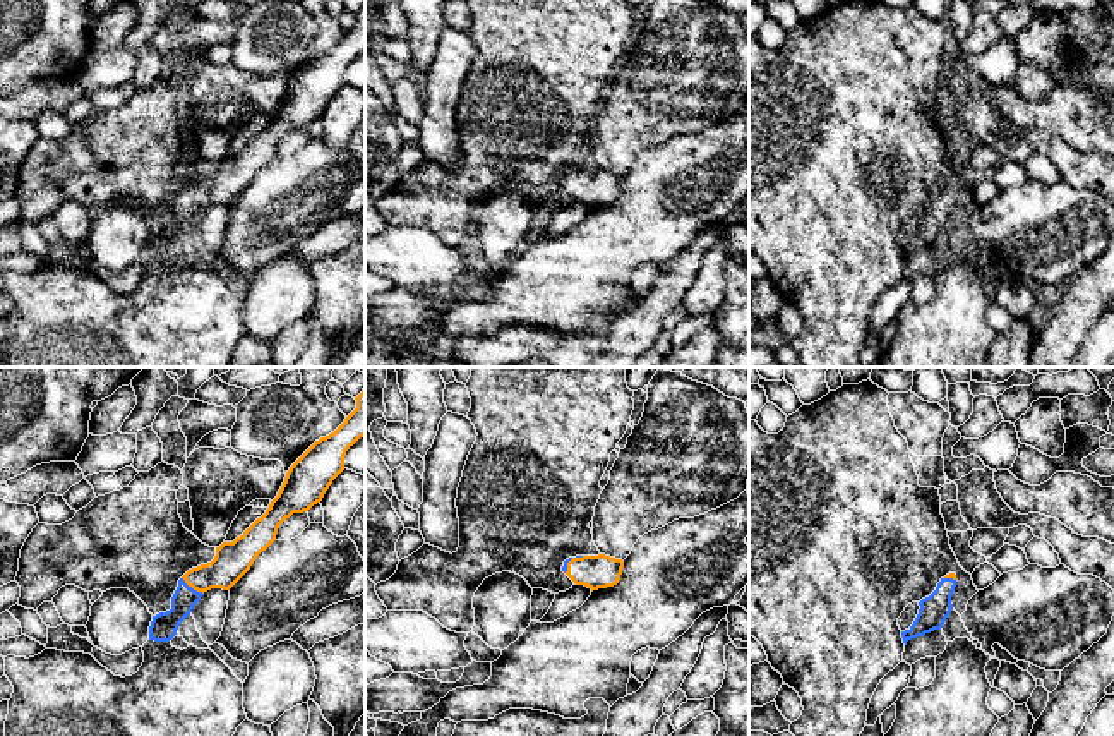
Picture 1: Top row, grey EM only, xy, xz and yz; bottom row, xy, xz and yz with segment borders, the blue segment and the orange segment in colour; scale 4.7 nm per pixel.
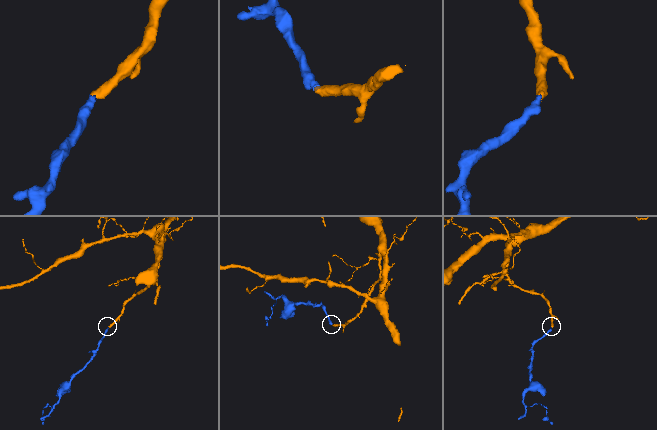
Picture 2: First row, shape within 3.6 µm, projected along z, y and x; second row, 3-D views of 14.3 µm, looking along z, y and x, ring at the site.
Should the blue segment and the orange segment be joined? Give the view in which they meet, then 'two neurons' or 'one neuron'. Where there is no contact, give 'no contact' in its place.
meets blue in xy; one neuron

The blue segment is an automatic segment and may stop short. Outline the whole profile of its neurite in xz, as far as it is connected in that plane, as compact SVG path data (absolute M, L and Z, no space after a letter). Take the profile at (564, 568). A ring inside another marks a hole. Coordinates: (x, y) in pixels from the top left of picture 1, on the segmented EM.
M605 554L576 556L564 561L562 571L576 583L591 592L614 587L622 575L624 561Z

